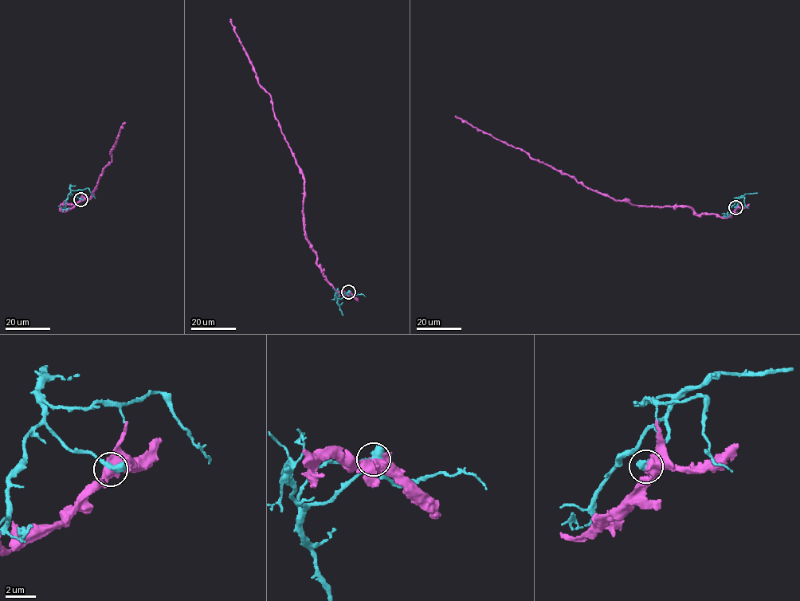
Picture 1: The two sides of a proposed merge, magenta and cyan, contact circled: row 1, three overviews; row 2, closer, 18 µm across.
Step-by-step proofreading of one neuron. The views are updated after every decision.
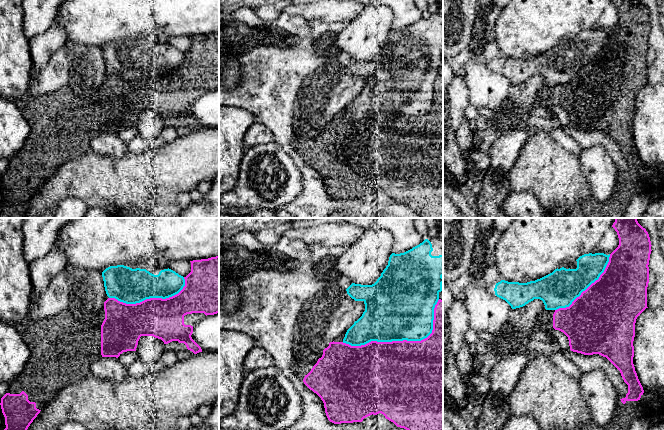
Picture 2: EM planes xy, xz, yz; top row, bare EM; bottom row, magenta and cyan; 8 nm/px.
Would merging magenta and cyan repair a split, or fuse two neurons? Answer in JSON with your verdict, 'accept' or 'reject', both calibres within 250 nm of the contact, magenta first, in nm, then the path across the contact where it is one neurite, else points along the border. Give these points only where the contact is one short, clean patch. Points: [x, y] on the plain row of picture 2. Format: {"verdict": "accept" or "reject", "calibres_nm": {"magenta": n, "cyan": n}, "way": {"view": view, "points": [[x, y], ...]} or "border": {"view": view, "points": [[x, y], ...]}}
{"verdict": "reject", "calibres_nm": {"magenta": 500, "cyan": 500}}

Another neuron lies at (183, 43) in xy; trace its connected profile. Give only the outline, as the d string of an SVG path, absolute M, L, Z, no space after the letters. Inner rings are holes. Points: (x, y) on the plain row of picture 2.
M189 36L170 37L167 42L183 53L186 53L191 48L191 38Z

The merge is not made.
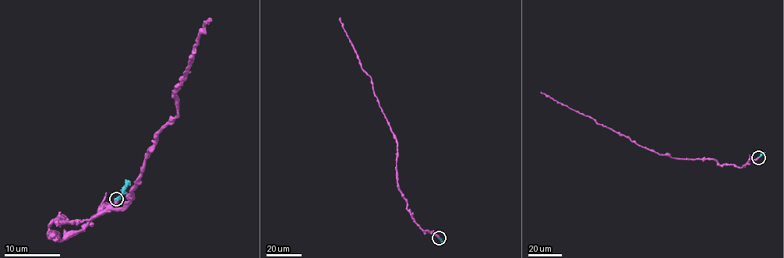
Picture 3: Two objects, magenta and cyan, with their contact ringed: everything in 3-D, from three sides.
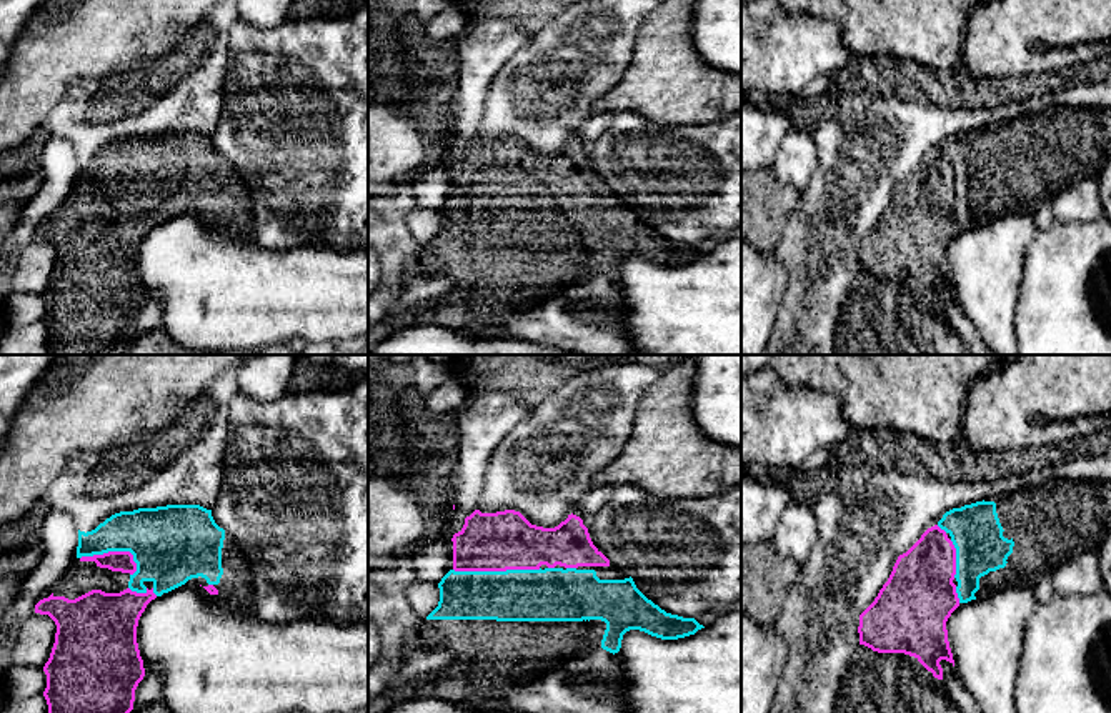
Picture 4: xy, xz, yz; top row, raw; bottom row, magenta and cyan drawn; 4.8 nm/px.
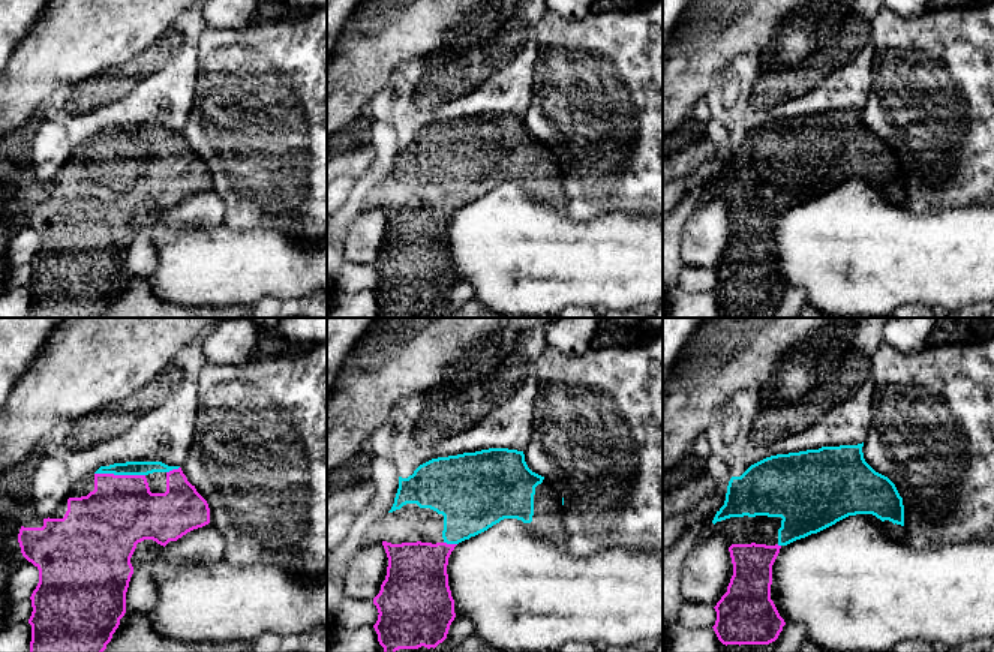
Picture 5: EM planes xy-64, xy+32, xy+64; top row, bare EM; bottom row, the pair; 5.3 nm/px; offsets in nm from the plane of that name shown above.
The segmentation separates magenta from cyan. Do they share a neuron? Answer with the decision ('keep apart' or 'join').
join

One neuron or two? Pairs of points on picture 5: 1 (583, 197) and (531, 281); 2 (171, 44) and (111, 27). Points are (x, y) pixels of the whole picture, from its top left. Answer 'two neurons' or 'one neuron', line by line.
1: two neurons
2: two neurons

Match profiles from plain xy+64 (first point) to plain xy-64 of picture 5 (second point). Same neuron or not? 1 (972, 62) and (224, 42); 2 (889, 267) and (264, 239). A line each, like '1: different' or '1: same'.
1: same
2: same

